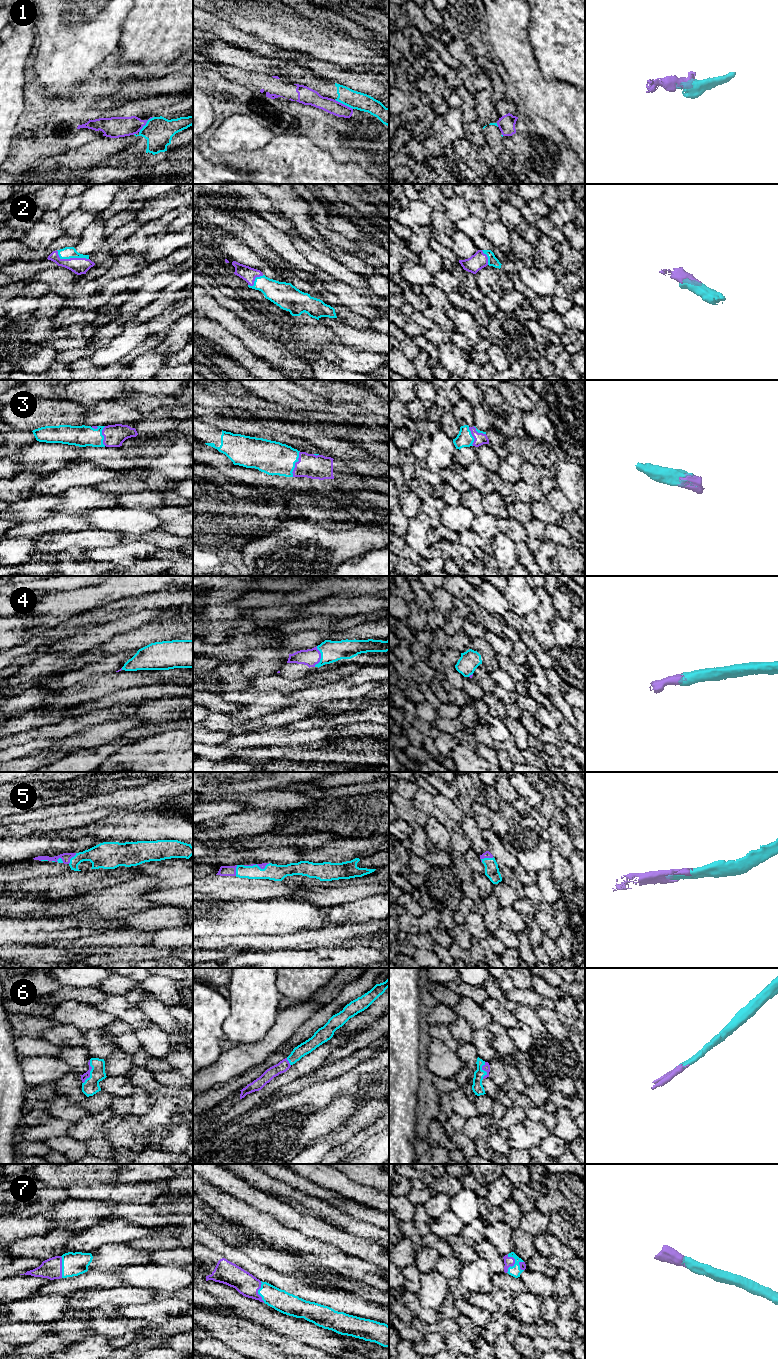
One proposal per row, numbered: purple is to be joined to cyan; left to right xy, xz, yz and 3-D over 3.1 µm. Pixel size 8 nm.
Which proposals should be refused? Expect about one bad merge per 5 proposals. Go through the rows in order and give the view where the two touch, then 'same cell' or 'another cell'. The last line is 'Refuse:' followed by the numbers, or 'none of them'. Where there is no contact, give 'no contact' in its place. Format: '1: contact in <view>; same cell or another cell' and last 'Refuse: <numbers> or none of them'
1: contact in xy; another cell
2: contact in xy; same cell
3: contact in xz; same cell
4: contact in xz; same cell
5: contact in yz; same cell
6: contact in xy; same cell
7: contact in yz; same cell
Refuse: 1

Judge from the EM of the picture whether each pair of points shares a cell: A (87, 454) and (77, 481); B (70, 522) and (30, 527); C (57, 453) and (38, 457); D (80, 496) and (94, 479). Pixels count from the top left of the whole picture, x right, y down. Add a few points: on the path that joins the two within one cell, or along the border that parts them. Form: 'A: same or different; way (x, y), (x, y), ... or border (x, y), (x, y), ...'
A: different; border (69, 466), (72, 468)
B: same; way (60, 525), (40, 527)
C: same; way (52, 456), (43, 457)
D: different; border (92, 486), (73, 486), (65, 491)

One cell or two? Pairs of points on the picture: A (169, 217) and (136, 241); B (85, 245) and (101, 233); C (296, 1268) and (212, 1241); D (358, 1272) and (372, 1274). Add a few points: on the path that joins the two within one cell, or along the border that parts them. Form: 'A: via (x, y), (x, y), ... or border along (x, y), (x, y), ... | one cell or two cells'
A: via (161, 224), (144, 234) | one cell
B: via (89, 241), (97, 233) | one cell
C: border along (222, 1240), (241, 1249), (252, 1259), (263, 1264) | two cells
D: via (361, 1272), (369, 1273) | one cell

